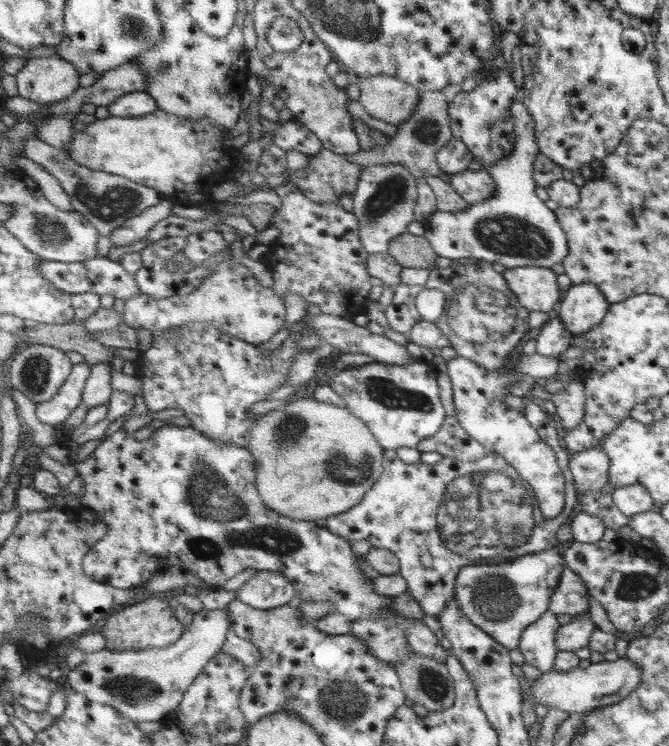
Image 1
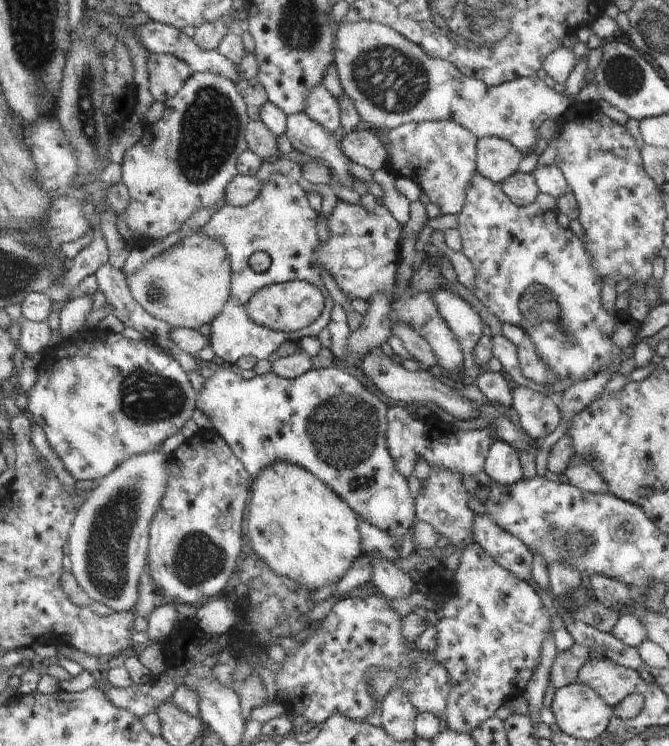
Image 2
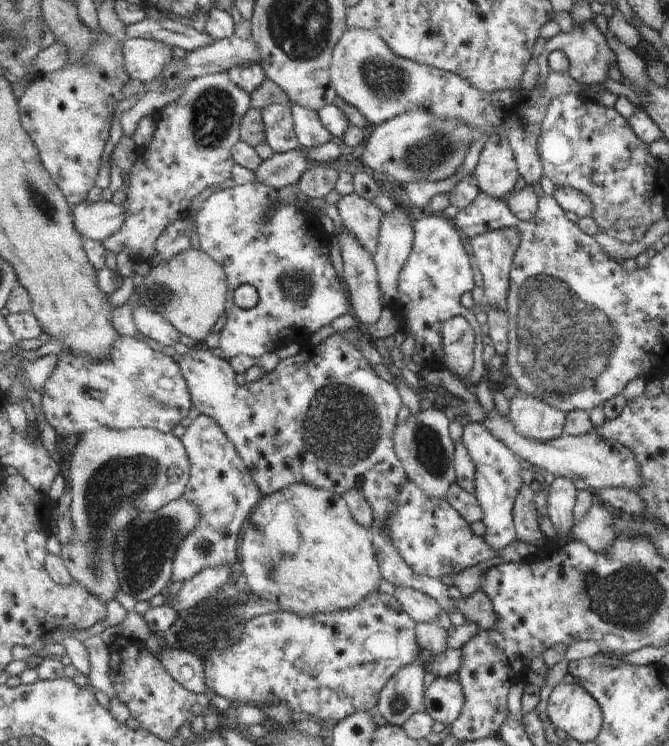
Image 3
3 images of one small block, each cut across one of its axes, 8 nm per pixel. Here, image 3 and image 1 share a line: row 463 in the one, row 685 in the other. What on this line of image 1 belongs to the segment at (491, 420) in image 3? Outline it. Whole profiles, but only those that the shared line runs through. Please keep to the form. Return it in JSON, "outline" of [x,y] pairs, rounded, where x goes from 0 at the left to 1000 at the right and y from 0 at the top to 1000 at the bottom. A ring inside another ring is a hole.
{"outline":[[[925,882],[916,887],[897,886],[882,889],[876,895],[859,894],[848,901],[818,899],[804,905],[800,912],[785,916],[782,941],[794,941],[797,946],[821,946],[842,954],[879,954],[900,946],[925,941],[934,936],[955,916],[955,895],[937,882]]]}

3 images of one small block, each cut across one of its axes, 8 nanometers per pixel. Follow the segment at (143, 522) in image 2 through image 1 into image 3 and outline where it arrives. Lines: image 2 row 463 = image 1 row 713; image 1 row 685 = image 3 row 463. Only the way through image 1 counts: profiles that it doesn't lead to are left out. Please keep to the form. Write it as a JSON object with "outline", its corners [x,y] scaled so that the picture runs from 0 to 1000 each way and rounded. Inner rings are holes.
{"outline":[[[148,570],[148,574],[127,579],[118,587],[118,595],[108,601],[102,637],[108,650],[103,689],[115,713],[106,729],[93,732],[90,747],[97,752],[112,782],[127,786],[151,807],[160,808],[173,804],[175,794],[184,792],[172,759],[175,718],[187,713],[211,686],[235,686],[250,676],[271,669],[286,643],[286,617],[269,587],[223,572],[169,576]]]}

